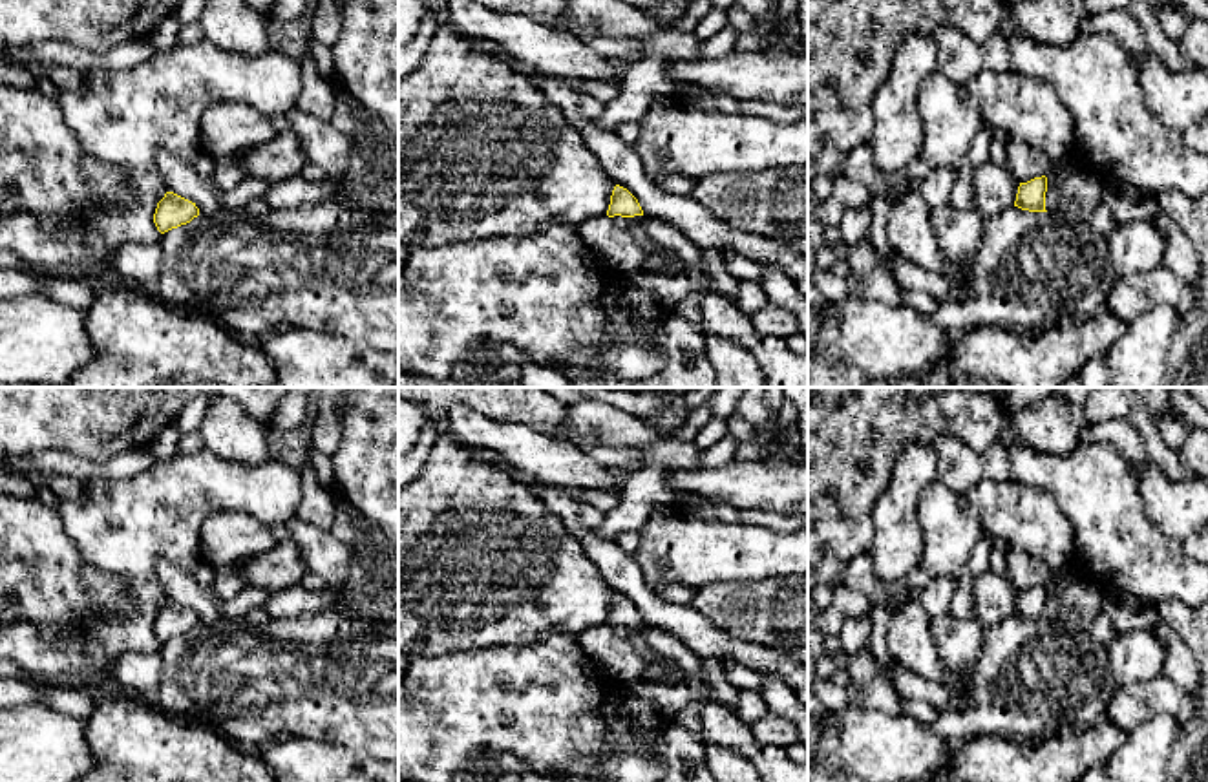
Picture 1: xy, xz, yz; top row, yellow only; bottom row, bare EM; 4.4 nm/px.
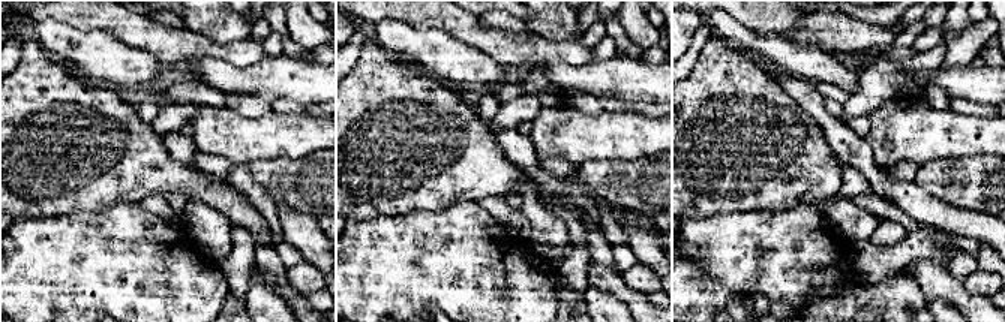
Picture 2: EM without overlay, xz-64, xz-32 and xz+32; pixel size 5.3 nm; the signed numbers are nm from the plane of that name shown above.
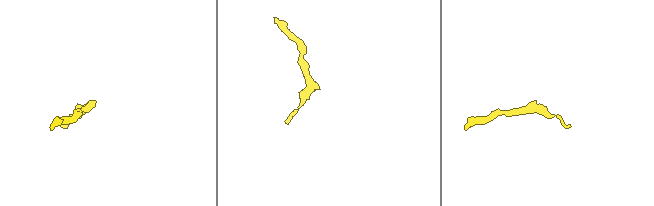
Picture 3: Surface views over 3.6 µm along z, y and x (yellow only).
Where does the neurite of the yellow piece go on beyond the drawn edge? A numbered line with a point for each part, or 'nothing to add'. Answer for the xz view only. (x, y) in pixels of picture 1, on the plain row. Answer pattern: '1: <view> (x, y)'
1: xz (649, 656)

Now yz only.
1: yz (1066, 576)

